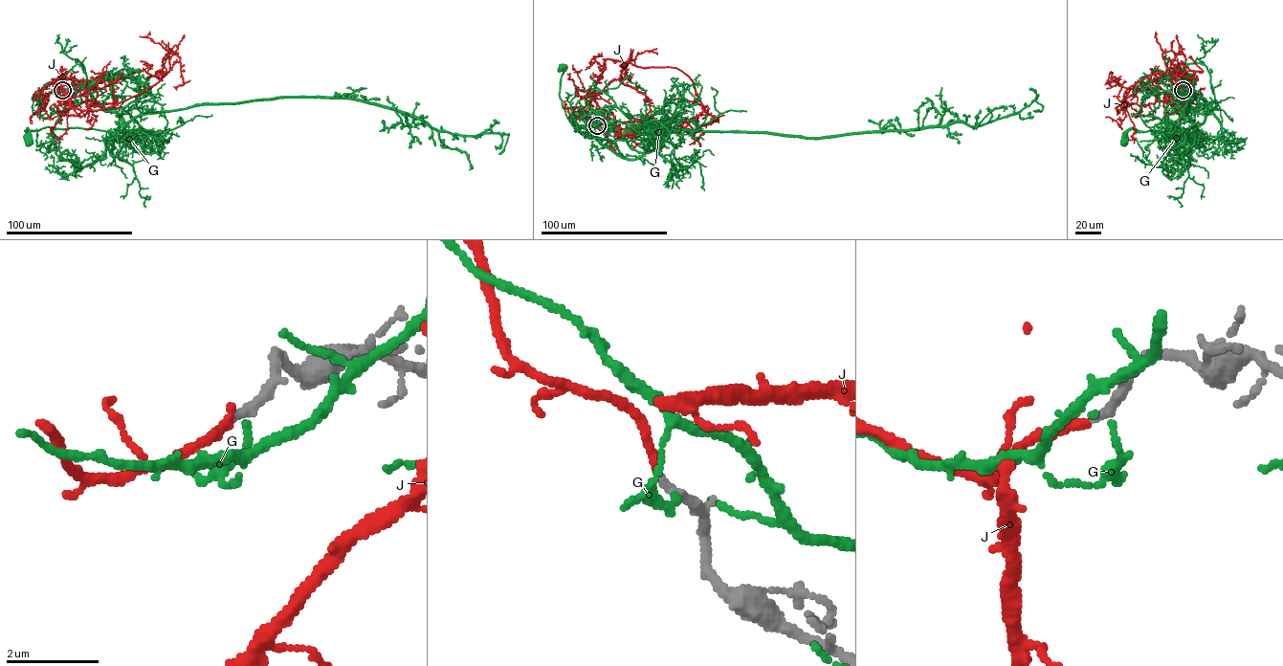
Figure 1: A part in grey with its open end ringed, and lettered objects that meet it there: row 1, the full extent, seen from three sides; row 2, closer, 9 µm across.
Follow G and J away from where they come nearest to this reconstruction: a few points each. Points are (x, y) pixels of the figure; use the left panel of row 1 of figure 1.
G: (63, 90), (80, 85), (100, 107), (115, 113), (123, 124), (114, 131), (28, 129), (29, 141)
J: (62, 90), (55, 81), (72, 107), (110, 107), (155, 84), (168, 72), (153, 76), (165, 72), (168, 57)

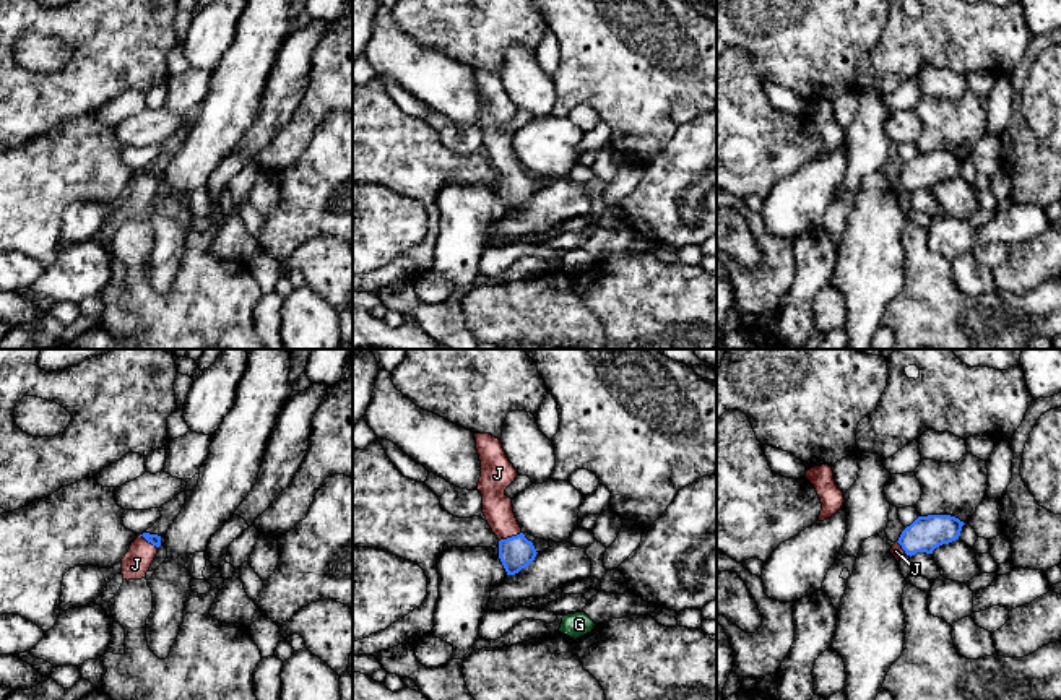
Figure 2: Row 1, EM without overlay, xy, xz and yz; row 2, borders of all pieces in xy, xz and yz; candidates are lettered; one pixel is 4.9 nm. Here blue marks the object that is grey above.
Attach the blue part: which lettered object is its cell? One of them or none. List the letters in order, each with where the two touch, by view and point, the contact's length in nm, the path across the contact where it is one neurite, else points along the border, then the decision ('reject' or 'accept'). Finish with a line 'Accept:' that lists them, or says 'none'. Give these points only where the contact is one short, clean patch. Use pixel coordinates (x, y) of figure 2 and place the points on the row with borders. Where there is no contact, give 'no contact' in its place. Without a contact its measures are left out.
G: no contact; reject
J: contact xz (509, 538); length 120 nm; way xz (515, 553), (509, 538), (498, 509); accept
Accept: J

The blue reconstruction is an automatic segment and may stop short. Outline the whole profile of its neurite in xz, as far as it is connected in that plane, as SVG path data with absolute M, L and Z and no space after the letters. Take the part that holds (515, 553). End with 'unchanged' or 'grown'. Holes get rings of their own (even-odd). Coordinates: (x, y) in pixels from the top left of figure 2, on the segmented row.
M474 434L474 439L481 461L478 490L483 495L483 513L499 539L499 559L507 575L515 575L528 567L538 554L533 542L522 533L512 499L505 495L505 489L518 473L509 461L499 439L491 434Z; grown

